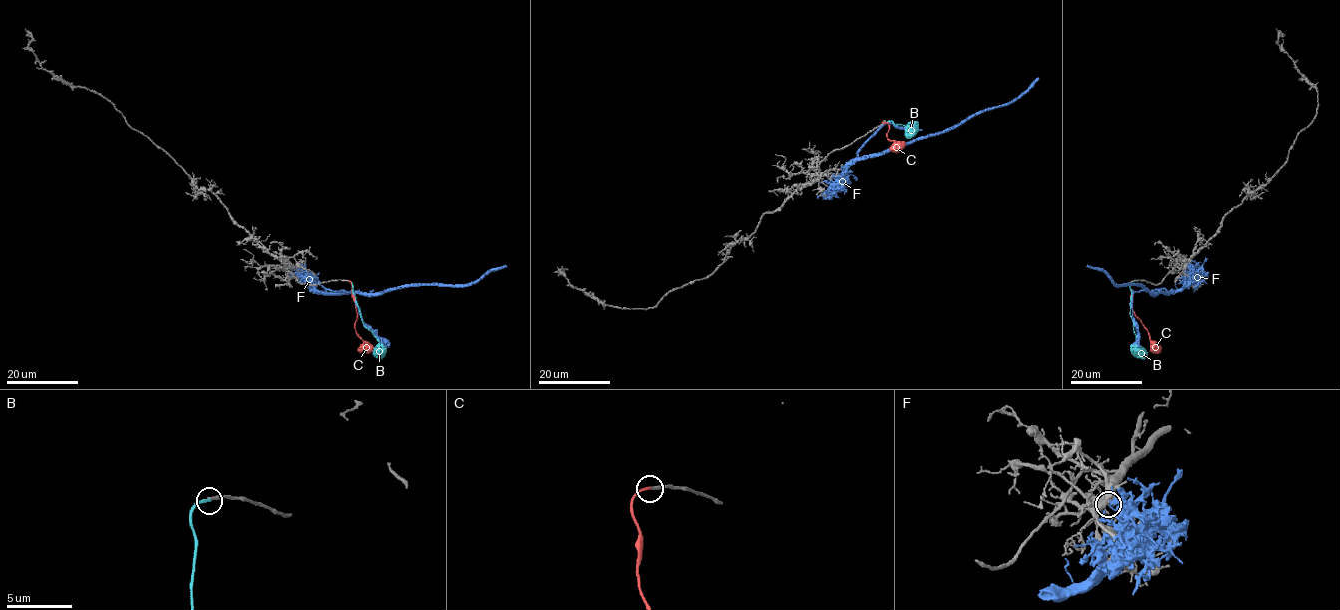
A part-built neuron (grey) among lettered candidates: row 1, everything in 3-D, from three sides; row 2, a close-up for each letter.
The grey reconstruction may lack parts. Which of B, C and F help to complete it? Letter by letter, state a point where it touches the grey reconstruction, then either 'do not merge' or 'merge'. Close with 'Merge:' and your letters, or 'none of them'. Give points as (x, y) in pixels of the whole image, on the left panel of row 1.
B: contact (347, 281); do not merge
C: contact (347, 280); merge
F: contact (296, 267); do not merge
Merge: C

